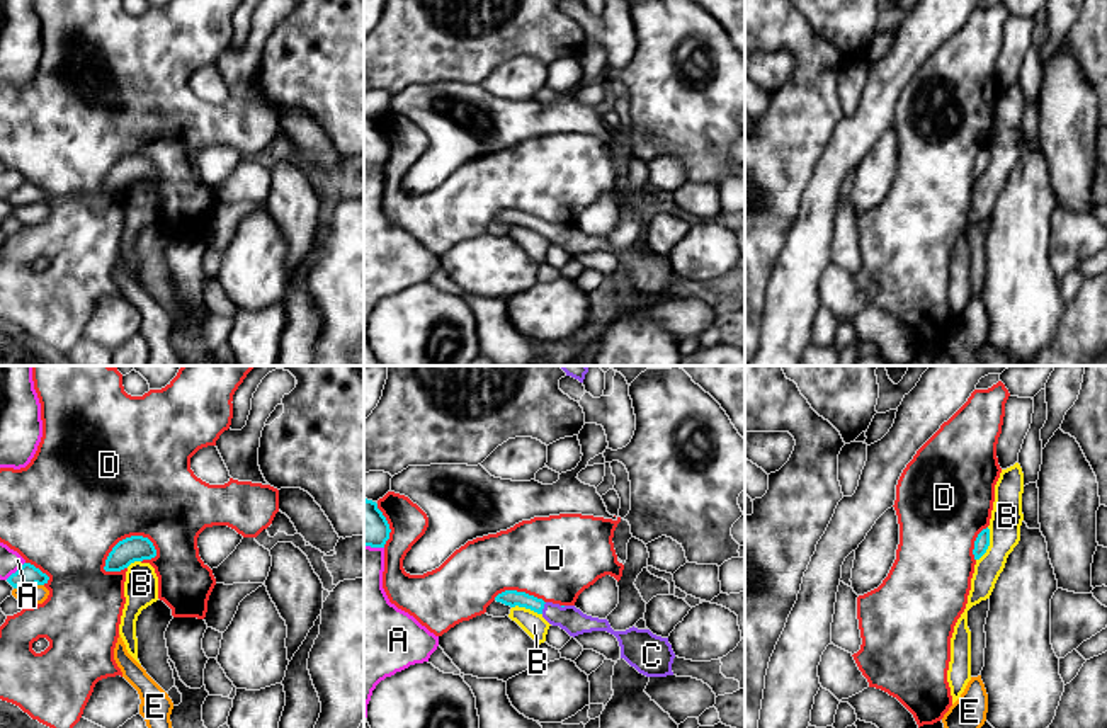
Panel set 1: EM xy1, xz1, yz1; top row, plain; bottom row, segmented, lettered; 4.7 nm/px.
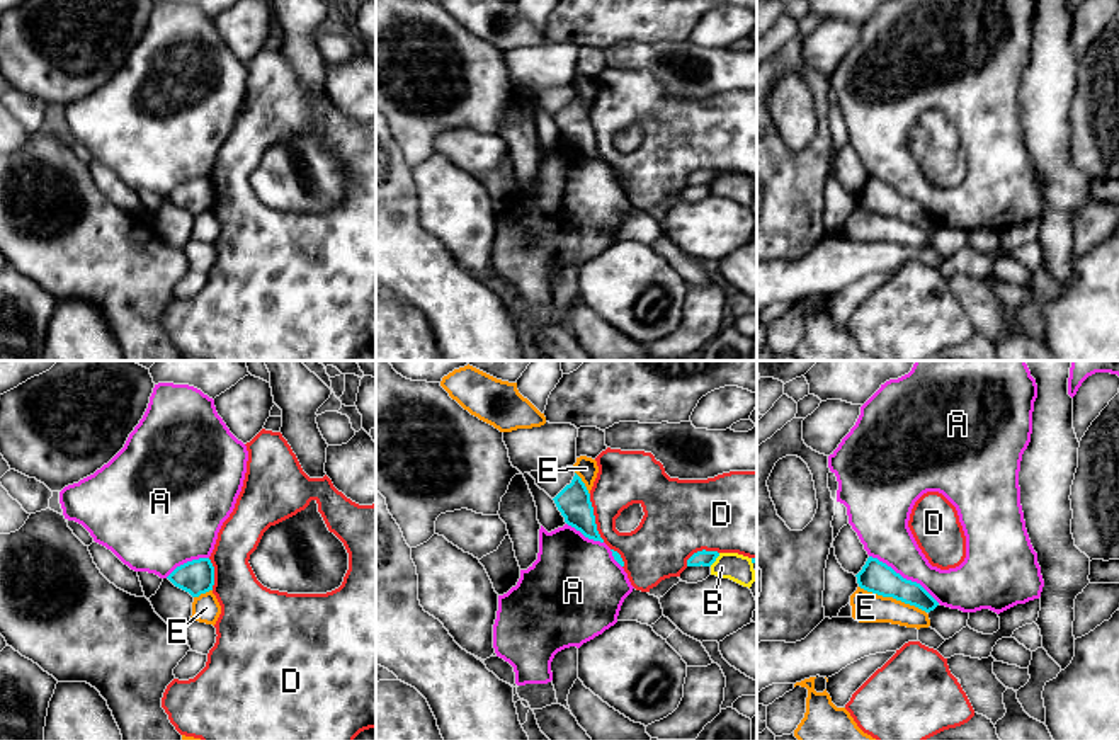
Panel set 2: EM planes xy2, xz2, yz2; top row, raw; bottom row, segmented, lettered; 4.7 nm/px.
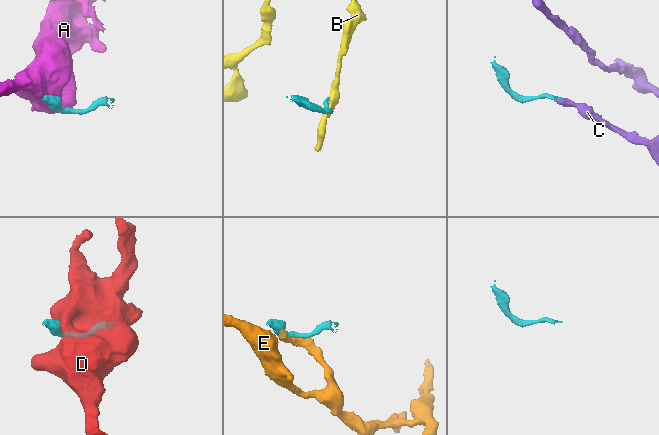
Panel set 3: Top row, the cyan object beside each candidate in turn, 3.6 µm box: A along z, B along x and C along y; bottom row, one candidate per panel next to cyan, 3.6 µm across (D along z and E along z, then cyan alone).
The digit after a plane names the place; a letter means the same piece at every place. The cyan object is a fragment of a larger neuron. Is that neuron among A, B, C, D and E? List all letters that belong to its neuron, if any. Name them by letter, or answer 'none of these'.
C

